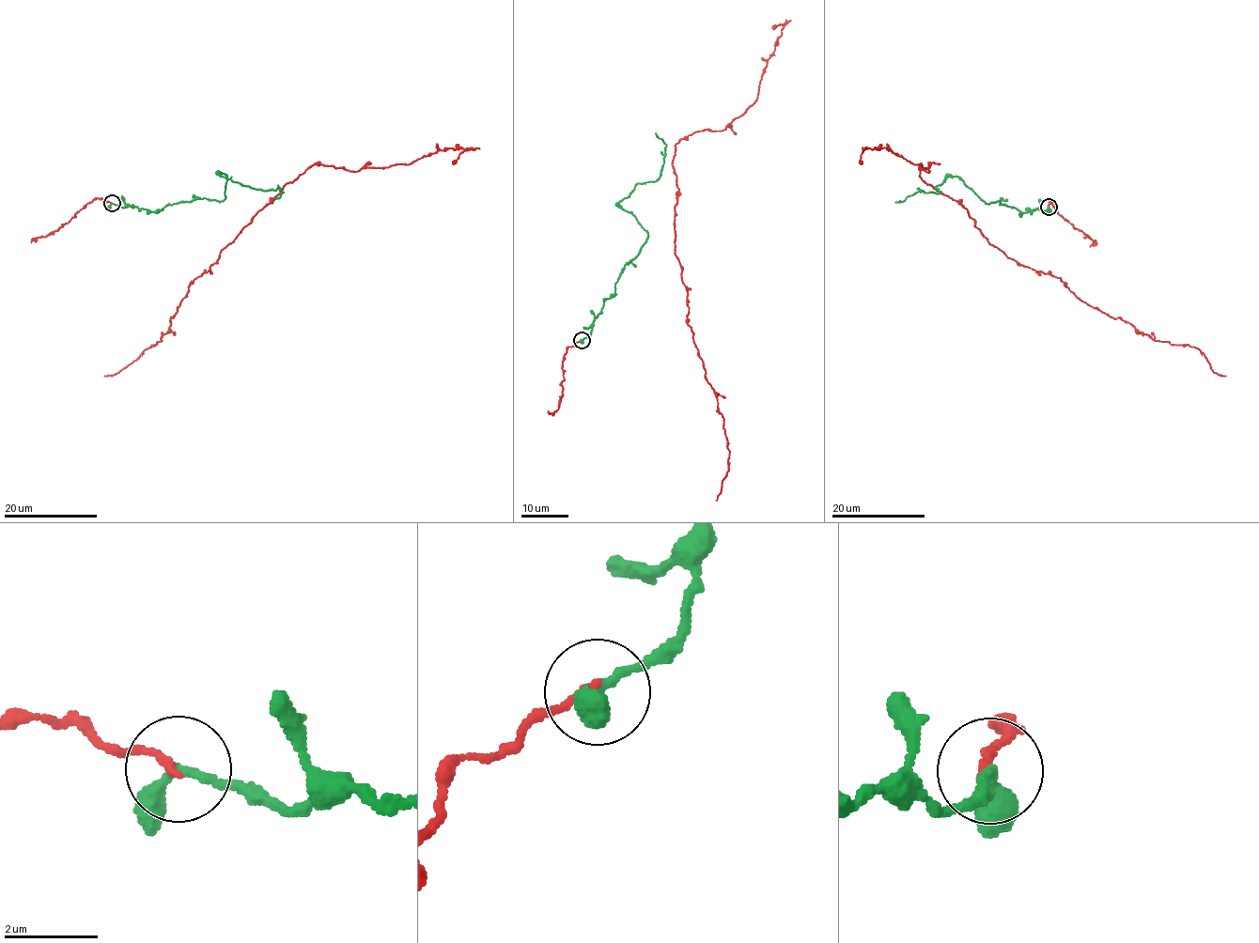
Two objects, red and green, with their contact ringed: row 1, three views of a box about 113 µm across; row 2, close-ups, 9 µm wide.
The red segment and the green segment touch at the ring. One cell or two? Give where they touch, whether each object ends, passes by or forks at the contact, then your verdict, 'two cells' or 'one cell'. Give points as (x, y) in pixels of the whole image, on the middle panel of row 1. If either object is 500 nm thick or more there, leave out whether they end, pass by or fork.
(582, 340) | red ends | green passes by | one cell

